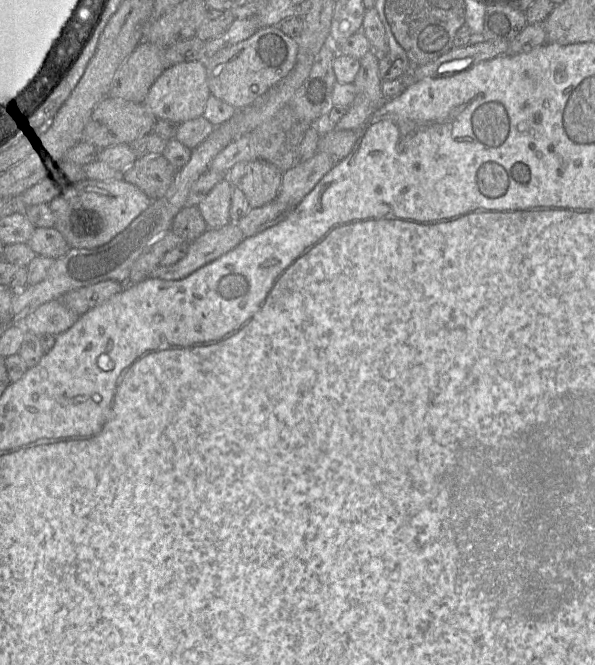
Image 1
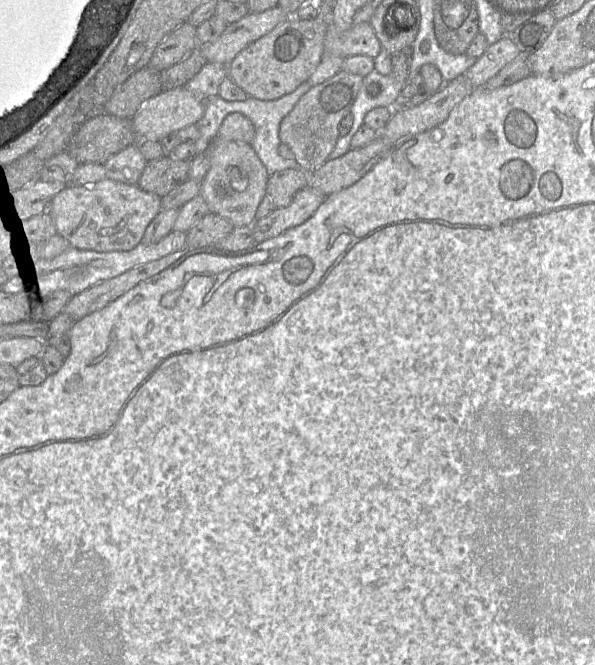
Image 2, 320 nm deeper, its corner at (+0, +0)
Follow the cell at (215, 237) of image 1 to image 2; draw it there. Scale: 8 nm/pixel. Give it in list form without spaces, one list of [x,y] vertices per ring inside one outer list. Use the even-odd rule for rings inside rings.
[[[307,186],[298,191],[288,206],[284,208],[276,208],[268,216],[254,221],[251,227],[255,242],[261,243],[265,240],[277,237],[286,230],[304,223],[316,212],[319,206],[323,203],[325,197],[326,196],[320,191],[311,186]]]

